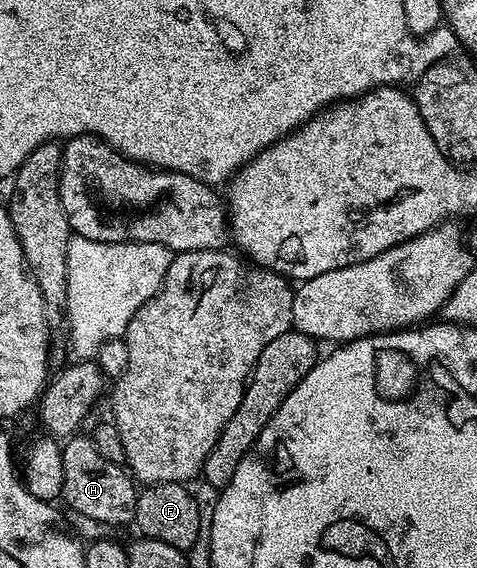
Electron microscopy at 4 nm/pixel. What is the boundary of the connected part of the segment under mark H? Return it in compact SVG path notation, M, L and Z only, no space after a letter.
M75 435L62 445L64 455L64 487L62 488L61 500L67 501L76 512L90 521L99 521L102 525L130 525L136 515L136 503L138 502L139 490L136 482L129 472L122 465L112 463L104 459L97 450L93 436Z

